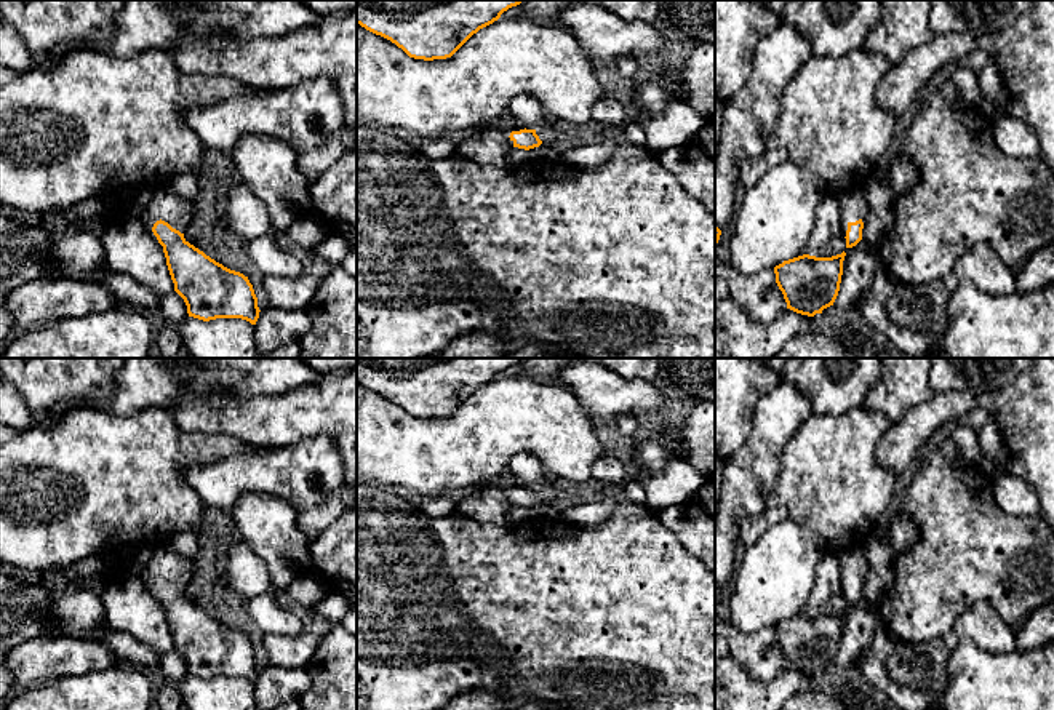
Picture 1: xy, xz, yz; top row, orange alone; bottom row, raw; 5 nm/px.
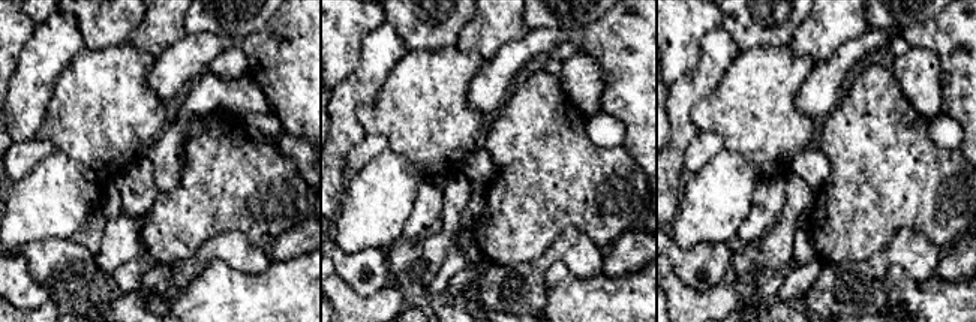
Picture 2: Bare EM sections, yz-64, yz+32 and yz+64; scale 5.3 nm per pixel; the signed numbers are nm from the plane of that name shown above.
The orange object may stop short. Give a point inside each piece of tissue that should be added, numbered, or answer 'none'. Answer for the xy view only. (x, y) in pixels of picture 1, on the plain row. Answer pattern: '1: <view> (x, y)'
1: xy (165, 562)

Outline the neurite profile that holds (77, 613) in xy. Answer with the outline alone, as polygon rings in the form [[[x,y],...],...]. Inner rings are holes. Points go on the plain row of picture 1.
[[[90,584],[67,588],[51,611],[53,630],[66,638],[96,640],[110,648],[118,659],[146,668],[158,668],[157,652],[128,633],[106,628],[101,598]]]

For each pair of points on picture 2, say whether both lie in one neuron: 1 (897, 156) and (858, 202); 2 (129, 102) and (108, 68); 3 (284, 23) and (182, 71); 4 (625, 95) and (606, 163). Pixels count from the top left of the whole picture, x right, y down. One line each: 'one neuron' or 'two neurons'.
1: one neuron
2: one neuron
3: one neuron
4: two neurons

